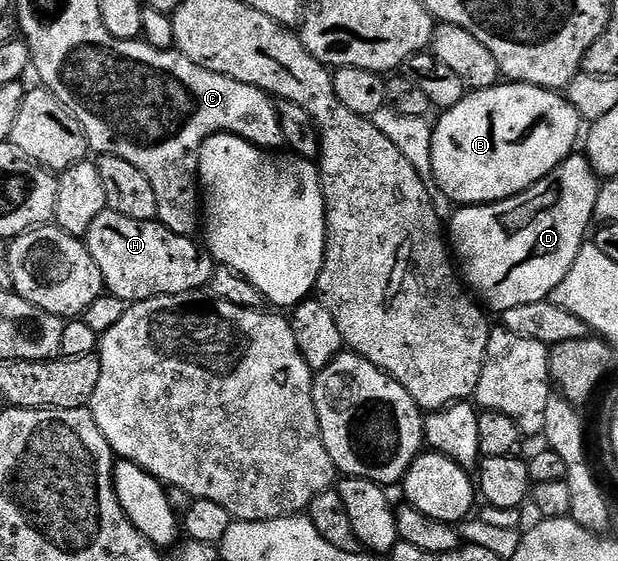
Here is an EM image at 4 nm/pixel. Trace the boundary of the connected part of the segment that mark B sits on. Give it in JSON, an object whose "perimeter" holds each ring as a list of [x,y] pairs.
{"perimeter":[[[498,83],[490,87],[490,89],[479,89],[470,92],[458,105],[444,110],[440,116],[441,118],[435,121],[433,125],[431,167],[435,171],[435,179],[437,180],[438,187],[443,191],[443,195],[450,202],[454,201],[454,206],[457,207],[464,207],[467,205],[490,205],[492,201],[502,201],[503,199],[514,197],[523,191],[527,191],[535,183],[542,181],[551,171],[555,171],[555,167],[559,167],[559,163],[563,163],[568,157],[574,156],[576,149],[573,148],[575,148],[576,145],[578,148],[579,138],[583,133],[583,118],[577,114],[577,108],[570,103],[568,96],[551,89],[540,89],[538,85]]]}

